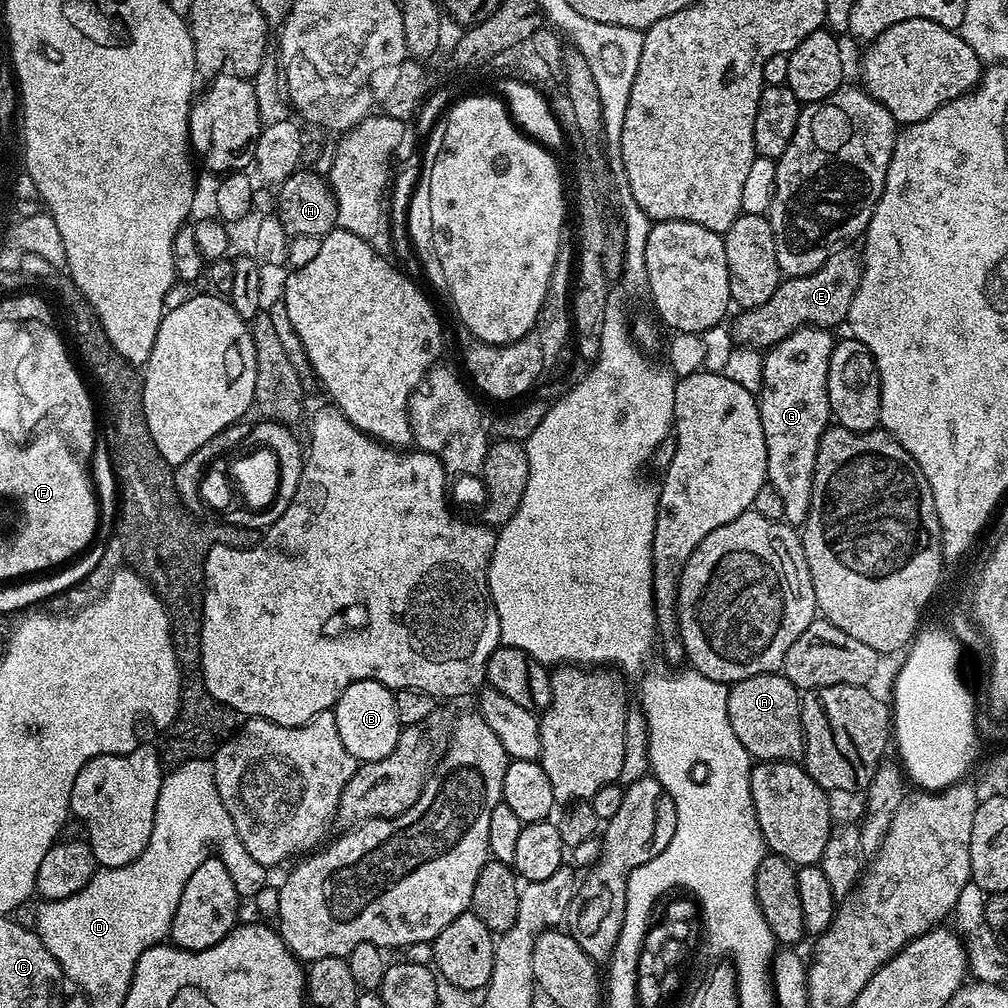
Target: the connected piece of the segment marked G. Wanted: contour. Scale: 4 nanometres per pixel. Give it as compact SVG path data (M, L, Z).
M805 326L794 330L786 338L763 353L762 382L758 393L762 430L766 438L766 454L768 455L767 483L778 490L782 497L784 520L793 526L803 525L806 514L810 510L812 483L814 482L814 462L818 454L818 442L822 434L830 427L828 411L828 391L826 390L826 374L834 343L833 333L827 328Z

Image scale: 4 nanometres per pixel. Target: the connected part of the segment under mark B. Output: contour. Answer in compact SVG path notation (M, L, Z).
M359 680L350 682L346 690L338 698L335 709L338 722L338 734L342 738L342 746L350 750L350 754L358 762L381 760L398 746L400 729L398 710L394 710L393 689L377 680Z

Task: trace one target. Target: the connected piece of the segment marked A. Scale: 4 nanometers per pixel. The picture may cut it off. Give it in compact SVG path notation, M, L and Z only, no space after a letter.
M782 674L751 676L728 688L730 726L738 734L738 742L746 746L753 761L804 759L804 727L800 702L801 689L796 688Z

